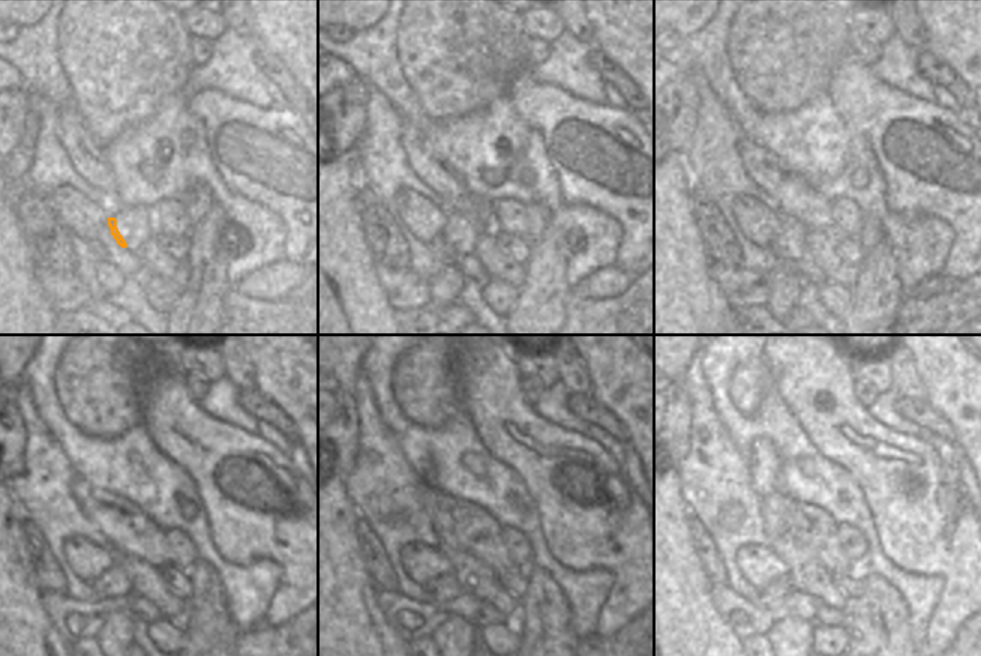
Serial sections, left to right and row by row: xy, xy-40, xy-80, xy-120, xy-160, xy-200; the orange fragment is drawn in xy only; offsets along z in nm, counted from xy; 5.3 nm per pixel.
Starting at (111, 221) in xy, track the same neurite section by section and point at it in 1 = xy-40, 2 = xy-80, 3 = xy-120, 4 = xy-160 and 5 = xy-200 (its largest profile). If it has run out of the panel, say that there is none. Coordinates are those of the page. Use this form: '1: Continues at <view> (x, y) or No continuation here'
1: Continues at xy-40 (449, 234)
2: Continues at xy-80 (785, 245)
3: Continues at xy-120 (113, 583)
4: Continues at xy-160 (446, 587)
5: Continues at xy-200 (771, 596)

